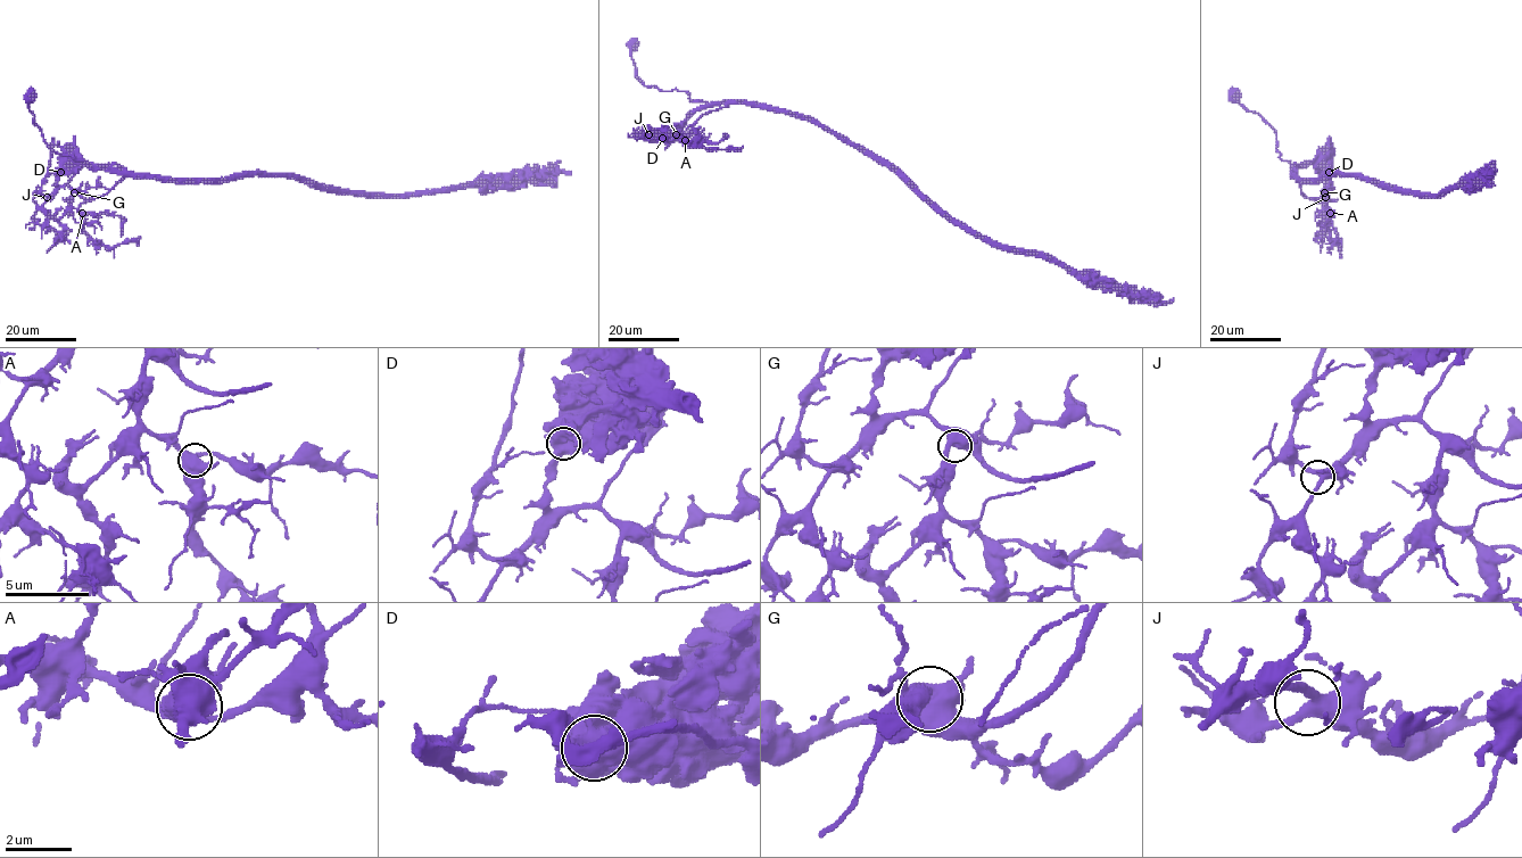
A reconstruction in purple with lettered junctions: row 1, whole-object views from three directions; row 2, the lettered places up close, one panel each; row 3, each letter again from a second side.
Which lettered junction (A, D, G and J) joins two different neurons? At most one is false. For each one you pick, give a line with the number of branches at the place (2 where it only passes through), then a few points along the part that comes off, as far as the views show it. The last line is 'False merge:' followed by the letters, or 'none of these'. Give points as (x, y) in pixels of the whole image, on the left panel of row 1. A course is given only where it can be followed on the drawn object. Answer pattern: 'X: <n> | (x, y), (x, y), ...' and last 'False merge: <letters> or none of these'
D: 4 | (60, 172), (56, 184), (87, 199), (125, 173), (115, 164), (92, 168), (51, 149), (29, 108), (32, 89)
False merge: D

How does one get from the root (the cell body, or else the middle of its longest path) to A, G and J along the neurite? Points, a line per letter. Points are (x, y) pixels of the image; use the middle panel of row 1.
A: (631, 43), (636, 76), (645, 87), (686, 91), (691, 100), (726, 105), (689, 126), (681, 137), (685, 140)
G: (631, 43), (645, 87), (686, 91), (706, 104), (676, 134)
J: (631, 43), (636, 76), (645, 87), (686, 91), (691, 100), (706, 104), (671, 133), (661, 138), (648, 134)

